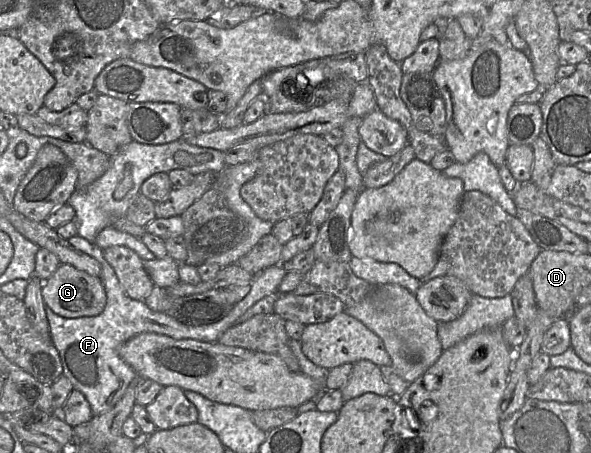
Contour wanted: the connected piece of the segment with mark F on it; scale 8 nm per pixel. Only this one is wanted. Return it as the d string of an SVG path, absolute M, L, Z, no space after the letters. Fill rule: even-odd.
M80 235L67 240L73 247L90 255L101 264L100 278L106 292L106 306L103 312L97 316L64 318L45 305L46 316L53 344L61 358L63 376L71 381L74 389L81 391L85 395L91 405L93 416L100 415L114 407L122 398L128 386L138 376L119 354L121 345L127 340L144 332L154 332L174 339L217 342L219 337L234 326L235 321L256 302L267 295L277 292L283 277L287 273L281 264L264 269L260 274L254 275L249 293L233 305L229 313L221 321L207 326L189 326L178 322L165 312L151 310L144 301L127 296L113 267L104 258L103 249L95 243L89 242Z

